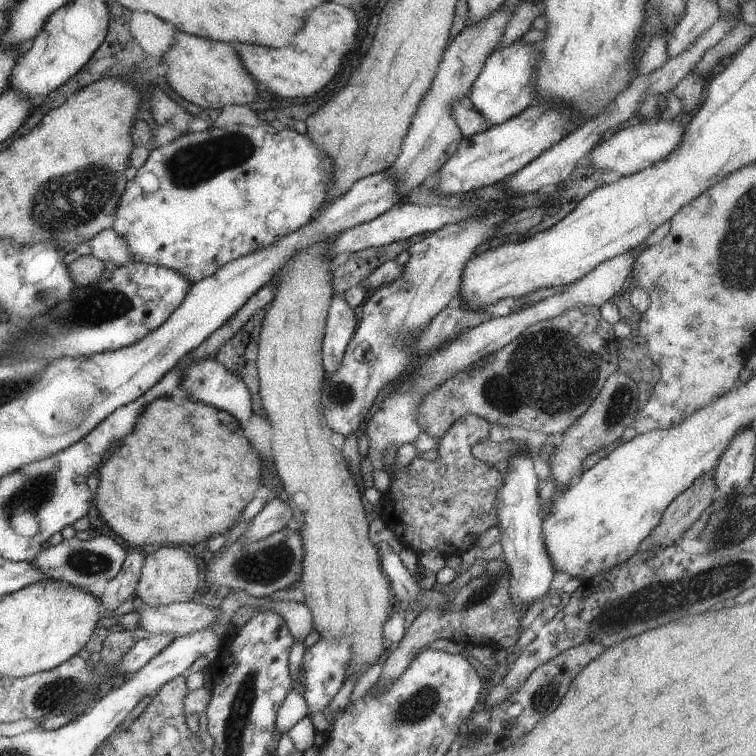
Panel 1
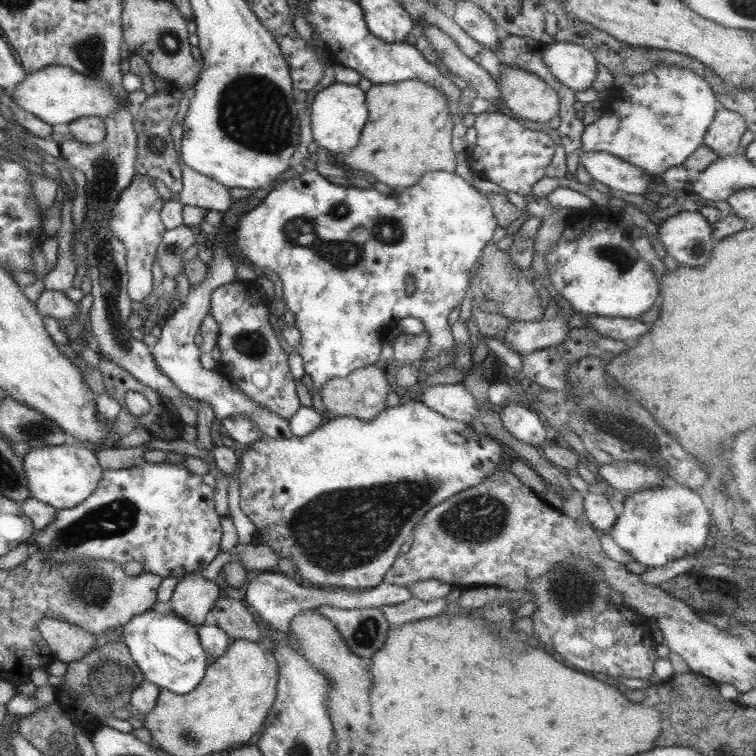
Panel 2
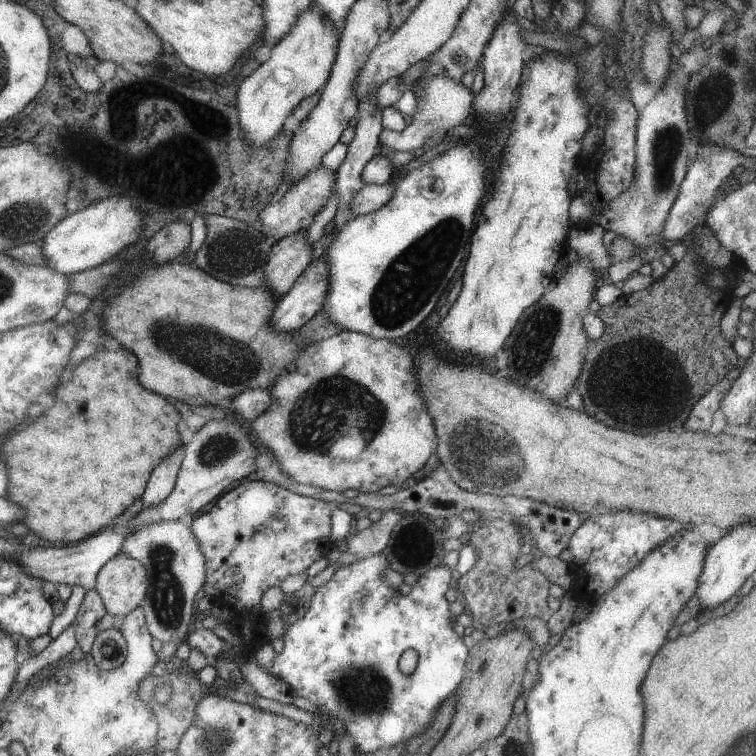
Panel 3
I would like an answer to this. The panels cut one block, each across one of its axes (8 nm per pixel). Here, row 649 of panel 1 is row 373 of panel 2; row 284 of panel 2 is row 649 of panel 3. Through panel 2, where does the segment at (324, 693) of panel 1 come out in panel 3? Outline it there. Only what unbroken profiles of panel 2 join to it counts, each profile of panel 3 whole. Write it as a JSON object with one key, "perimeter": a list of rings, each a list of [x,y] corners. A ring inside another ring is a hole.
{"perimeter":[[[375,553],[358,562],[343,565],[335,570],[328,582],[325,582],[323,586],[319,586],[314,590],[310,598],[310,603],[308,604],[307,612],[284,630],[281,651],[272,658],[271,666],[268,669],[263,669],[264,672],[269,673],[271,676],[286,682],[290,693],[294,697],[301,696],[309,700],[311,704],[314,704],[319,714],[329,715],[333,717],[334,720],[341,722],[342,728],[345,729],[345,732],[350,737],[357,755],[372,755],[373,752],[379,749],[389,748],[394,744],[404,744],[404,740],[413,736],[417,731],[423,730],[423,728],[430,723],[430,720],[433,718],[433,713],[436,711],[436,708],[439,708],[441,700],[447,698],[447,695],[453,693],[458,687],[463,676],[465,661],[468,657],[468,649],[463,645],[461,637],[457,636],[453,631],[455,622],[451,619],[450,604],[443,596],[443,594],[447,592],[447,588],[450,587],[451,569],[445,565],[444,562],[430,568],[421,576],[418,576],[418,580],[412,586],[410,592],[406,596],[402,596],[397,590],[383,584],[382,572],[385,567],[387,567],[387,564],[385,564],[383,554]],[[407,648],[413,648],[418,659],[415,670],[413,670],[411,674],[404,675],[399,672],[397,661],[403,650],[407,650]]]}

